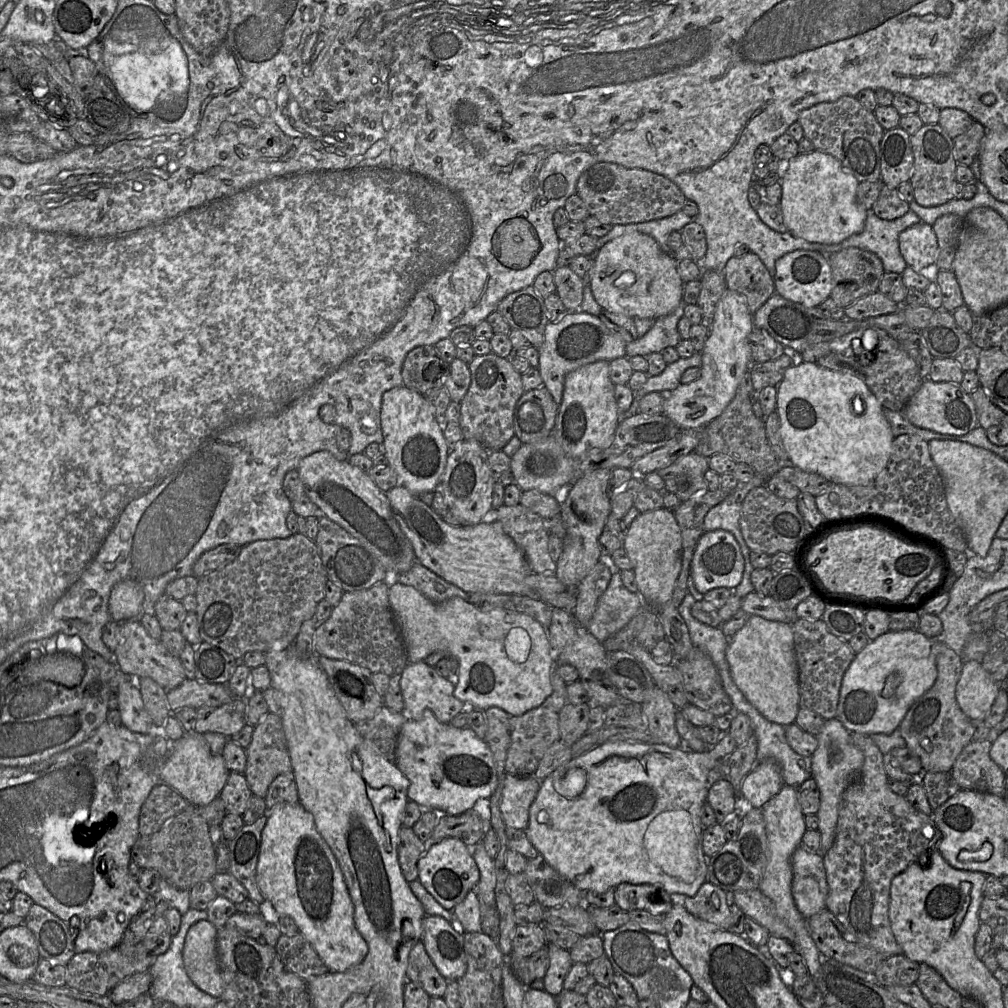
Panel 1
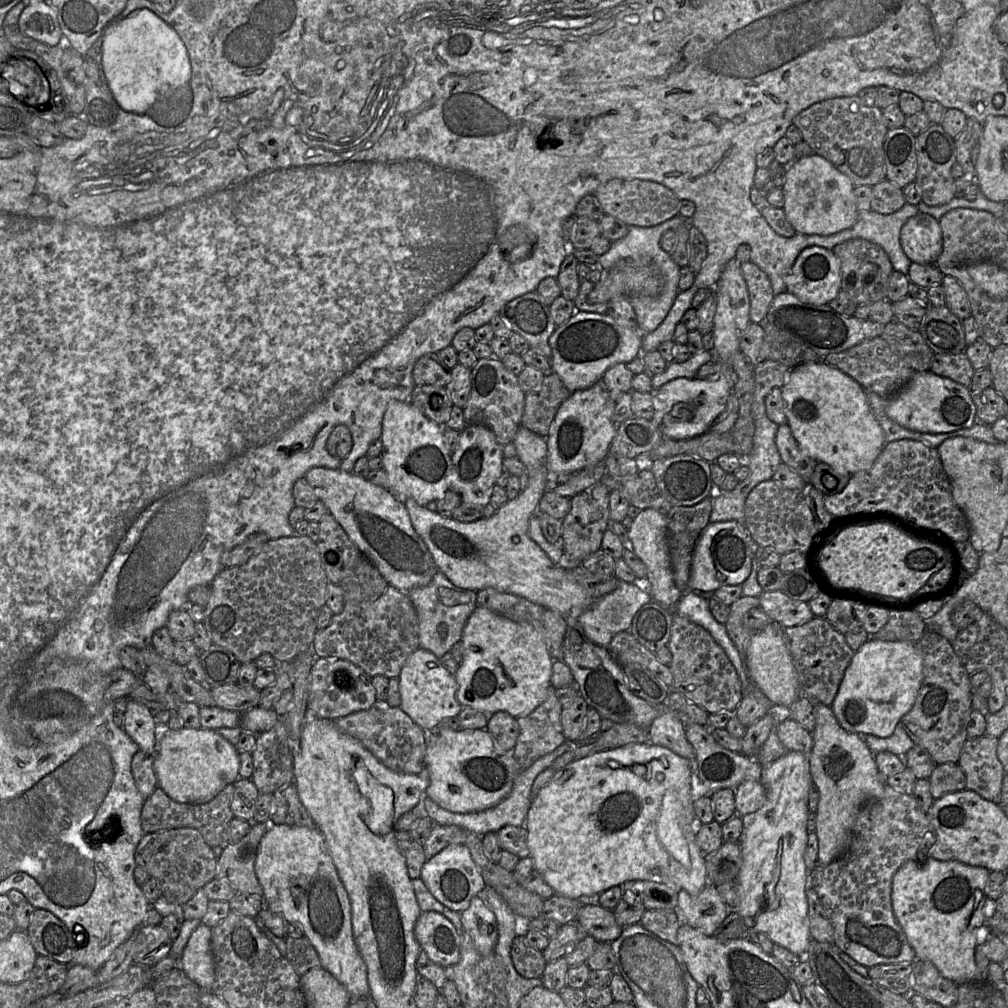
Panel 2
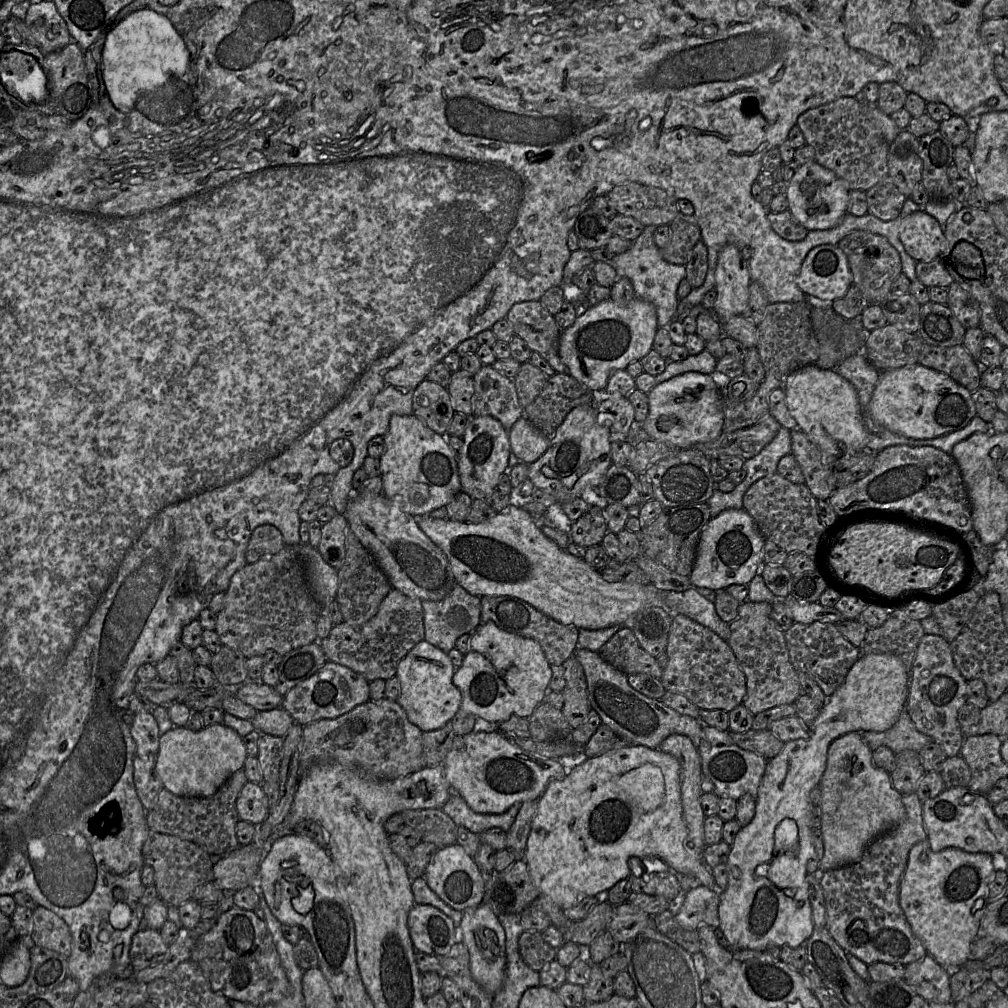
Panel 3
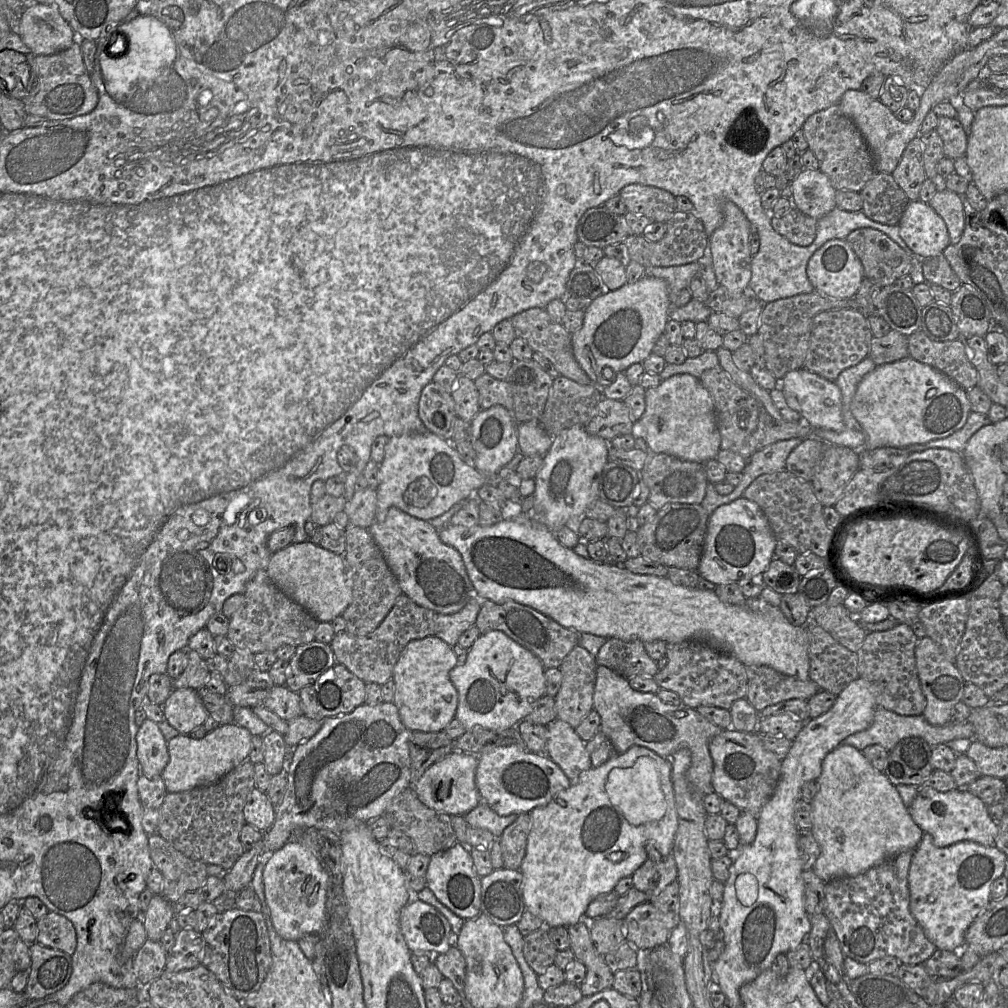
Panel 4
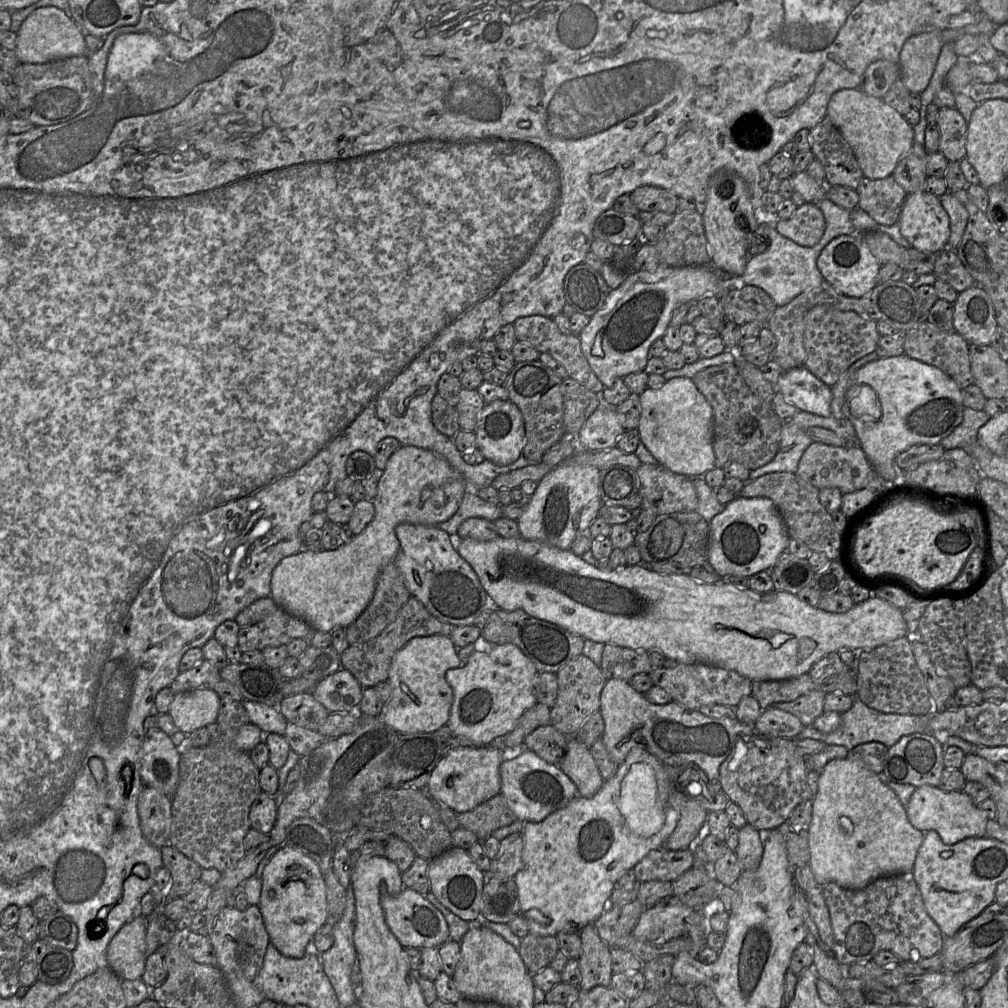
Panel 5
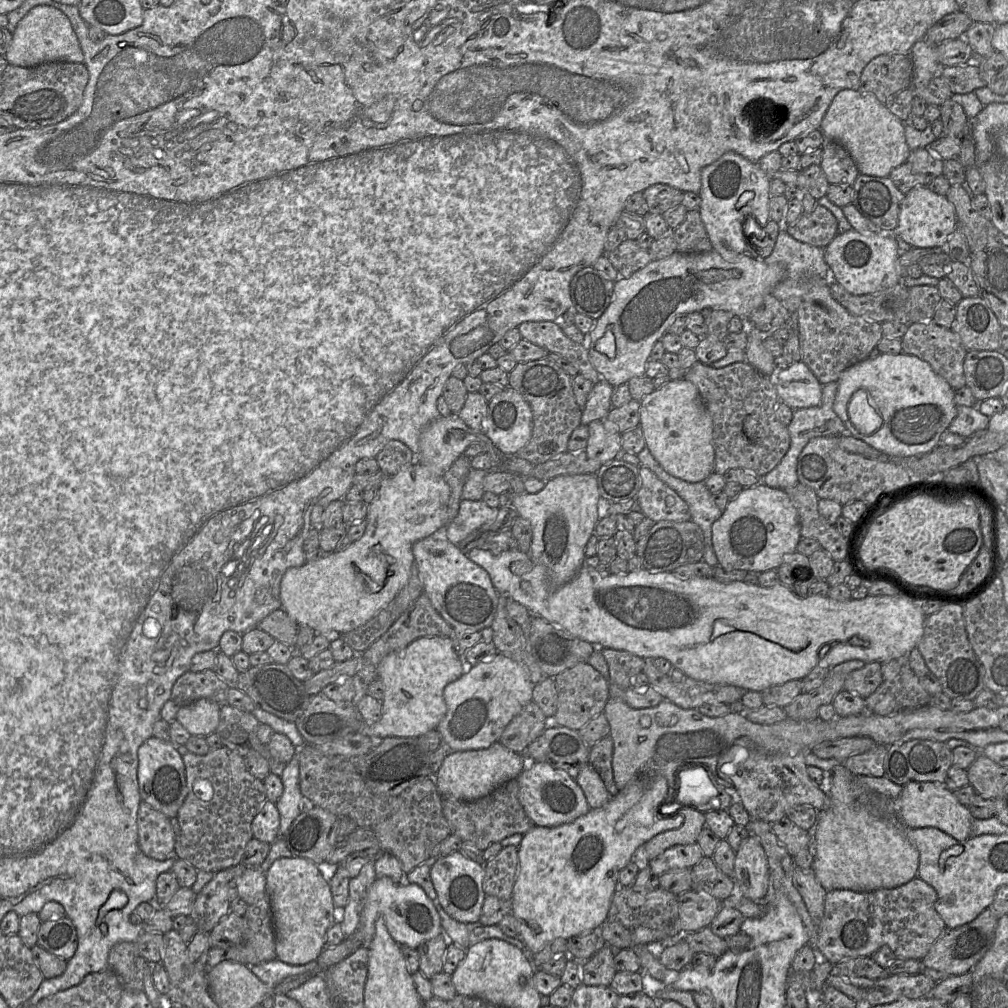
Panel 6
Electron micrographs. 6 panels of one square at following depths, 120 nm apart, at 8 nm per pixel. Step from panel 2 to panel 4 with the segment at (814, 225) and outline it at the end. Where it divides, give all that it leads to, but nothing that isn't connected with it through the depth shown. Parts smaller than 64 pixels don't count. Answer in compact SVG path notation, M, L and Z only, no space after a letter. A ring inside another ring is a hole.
M803 169L791 182L794 208L817 220L836 207L836 189L818 170Z

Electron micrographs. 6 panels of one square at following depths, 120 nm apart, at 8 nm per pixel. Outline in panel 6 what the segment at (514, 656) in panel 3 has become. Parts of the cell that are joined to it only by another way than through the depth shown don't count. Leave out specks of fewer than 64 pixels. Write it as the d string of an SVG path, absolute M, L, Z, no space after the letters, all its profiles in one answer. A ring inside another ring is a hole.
M498 653L490 661L473 666L468 673L462 674L445 687L443 696L447 712L436 729L441 734L443 742L453 751L486 749L499 742L507 725L529 702L533 701L534 686L535 684L523 666L504 654Z

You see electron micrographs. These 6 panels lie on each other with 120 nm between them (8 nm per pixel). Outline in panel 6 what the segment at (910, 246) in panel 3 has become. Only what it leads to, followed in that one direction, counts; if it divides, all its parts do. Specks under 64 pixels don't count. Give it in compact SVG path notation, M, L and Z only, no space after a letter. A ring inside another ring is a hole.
M916 186L905 194L900 203L895 234L911 247L933 248L945 246L955 228L955 208L945 196L932 192L926 186Z

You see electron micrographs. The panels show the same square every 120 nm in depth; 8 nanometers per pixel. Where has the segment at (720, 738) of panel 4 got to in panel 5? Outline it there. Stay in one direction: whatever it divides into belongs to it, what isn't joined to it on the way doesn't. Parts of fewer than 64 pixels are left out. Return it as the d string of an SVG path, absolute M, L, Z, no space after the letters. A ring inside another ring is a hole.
M762 734L738 736L729 755L719 769L722 791L743 811L747 822L758 830L773 830L786 822L794 808L814 795L808 787L808 764L799 754L794 740Z

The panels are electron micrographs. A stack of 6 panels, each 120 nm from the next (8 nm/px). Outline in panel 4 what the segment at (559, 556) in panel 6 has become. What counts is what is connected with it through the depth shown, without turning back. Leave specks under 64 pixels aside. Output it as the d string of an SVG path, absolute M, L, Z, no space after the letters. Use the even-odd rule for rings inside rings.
M574 425L553 436L553 443L544 455L541 469L534 478L534 507L526 514L530 519L557 531L573 516L584 517L591 503L599 499L601 476L608 460L609 442L587 433L583 425Z

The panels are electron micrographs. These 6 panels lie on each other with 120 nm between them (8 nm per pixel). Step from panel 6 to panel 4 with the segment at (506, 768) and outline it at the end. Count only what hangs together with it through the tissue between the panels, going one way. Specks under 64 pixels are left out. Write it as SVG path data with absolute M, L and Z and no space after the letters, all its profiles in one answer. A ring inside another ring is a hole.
M453 751L431 765L413 784L413 788L419 800L427 807L450 816L464 816L482 802L475 783L477 765L477 755Z

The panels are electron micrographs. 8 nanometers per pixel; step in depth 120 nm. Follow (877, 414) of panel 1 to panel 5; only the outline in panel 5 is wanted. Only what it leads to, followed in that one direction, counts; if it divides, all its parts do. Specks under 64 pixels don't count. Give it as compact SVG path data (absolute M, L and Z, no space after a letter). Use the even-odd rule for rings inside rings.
M805 366L783 371L776 384L776 391L797 410L822 417L831 416L831 387L814 376Z

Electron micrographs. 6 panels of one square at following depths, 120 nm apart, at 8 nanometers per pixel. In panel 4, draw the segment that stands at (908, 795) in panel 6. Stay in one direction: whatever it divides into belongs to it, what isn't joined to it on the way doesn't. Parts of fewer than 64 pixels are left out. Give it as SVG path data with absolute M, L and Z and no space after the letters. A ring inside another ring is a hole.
M921 789L909 807L909 813L920 829L933 837L936 847L948 847L961 841L971 841L986 847L995 845L998 825L990 818L987 805L966 789L947 792Z

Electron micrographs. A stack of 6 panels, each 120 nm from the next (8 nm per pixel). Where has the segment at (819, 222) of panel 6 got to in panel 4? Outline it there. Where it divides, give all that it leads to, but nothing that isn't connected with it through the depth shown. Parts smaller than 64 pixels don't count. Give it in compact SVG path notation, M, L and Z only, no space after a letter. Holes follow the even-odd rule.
M793 208L786 215L775 217L771 215L773 229L789 242L807 247L812 244L816 237L818 220Z

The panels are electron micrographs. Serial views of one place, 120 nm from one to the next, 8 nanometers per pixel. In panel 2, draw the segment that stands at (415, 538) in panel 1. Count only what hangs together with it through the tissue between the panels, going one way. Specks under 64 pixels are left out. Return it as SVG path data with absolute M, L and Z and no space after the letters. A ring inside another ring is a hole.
M520 426L513 443L517 457L527 469L528 485L517 498L508 500L491 517L460 522L432 512L425 506L418 505L413 499L401 501L438 570L455 586L476 592L489 587L495 588L554 610L566 619L574 619L573 617L579 616L593 602L590 592L575 580L568 569L553 564L528 533L529 520L533 515L537 515L540 499L546 492L547 438Z

